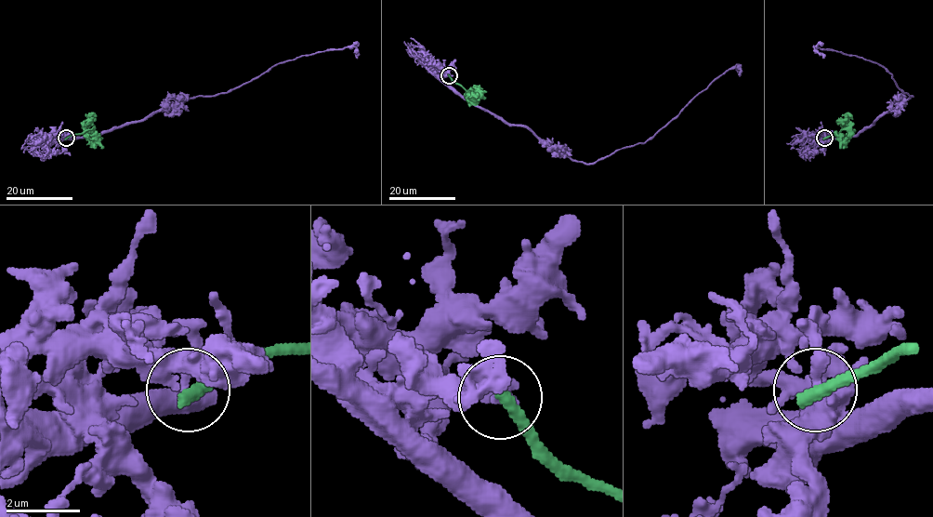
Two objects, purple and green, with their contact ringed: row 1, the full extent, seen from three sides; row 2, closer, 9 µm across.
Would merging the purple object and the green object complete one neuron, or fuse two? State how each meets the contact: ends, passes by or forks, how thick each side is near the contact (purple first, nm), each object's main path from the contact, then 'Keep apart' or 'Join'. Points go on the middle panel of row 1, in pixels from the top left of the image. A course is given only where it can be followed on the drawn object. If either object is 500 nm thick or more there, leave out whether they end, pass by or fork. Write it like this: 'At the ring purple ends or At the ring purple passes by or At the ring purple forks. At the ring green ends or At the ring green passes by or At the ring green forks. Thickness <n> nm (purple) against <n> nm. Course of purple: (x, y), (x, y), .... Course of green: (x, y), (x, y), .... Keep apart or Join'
At the ring purple ends. At the ring green ends. Thickness 320 nm (purple) against 400 nm. Course of purple: (449, 76), (440, 79), (474, 103), (526, 125), (586, 164), (644, 142), (736, 64), (740, 76). Course of green: (449, 76), (467, 92), (468, 100), (470, 94), (478, 91), (478, 85). Keep apart

